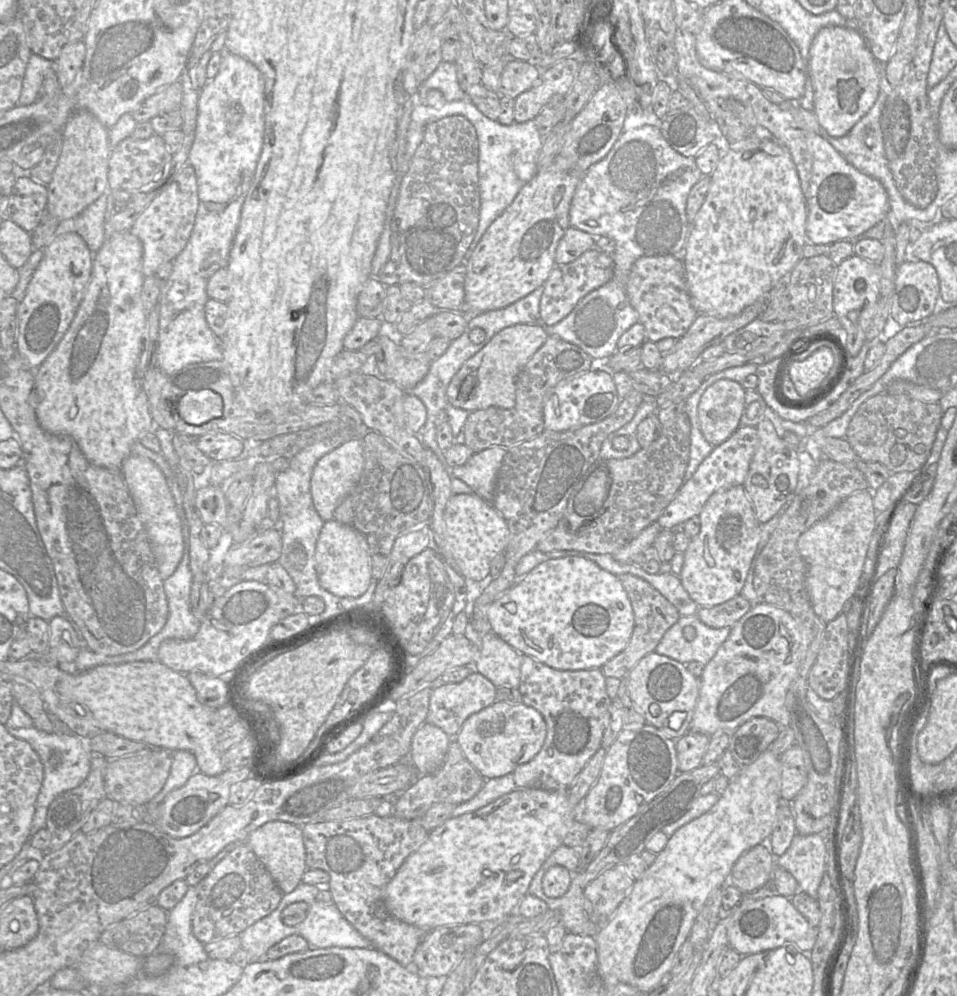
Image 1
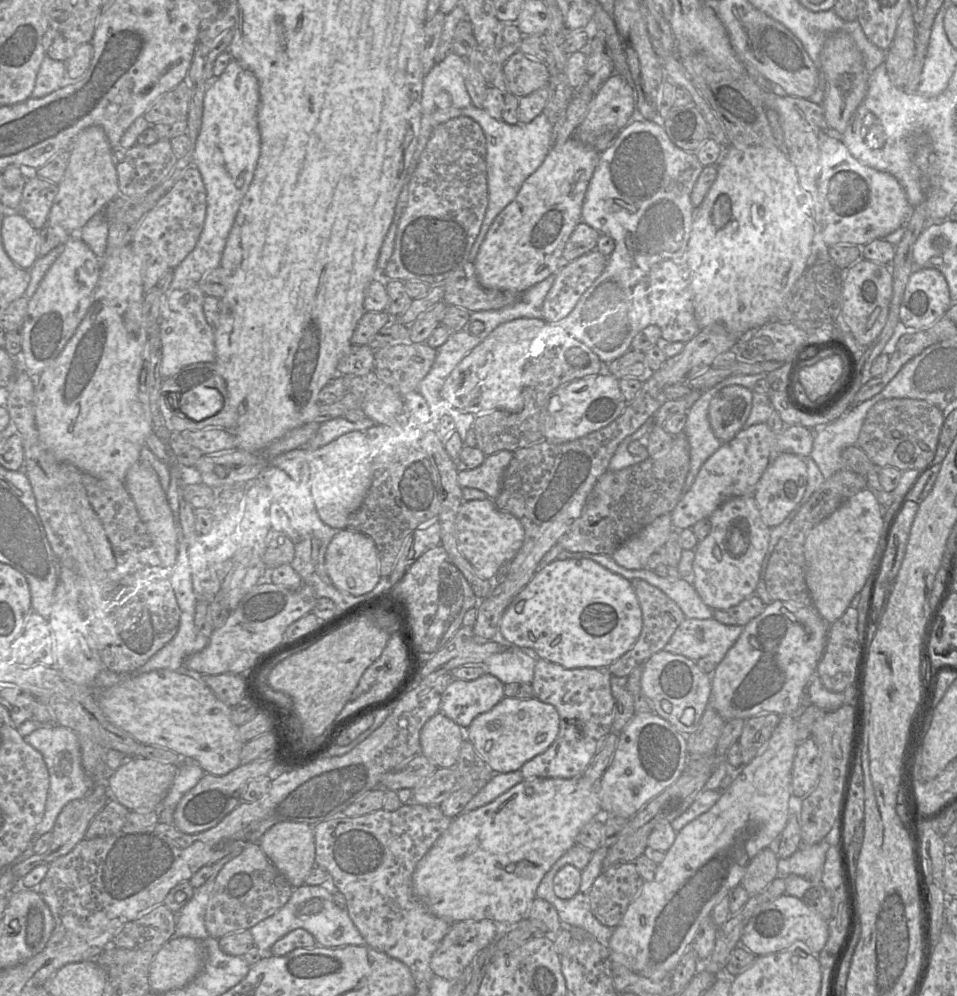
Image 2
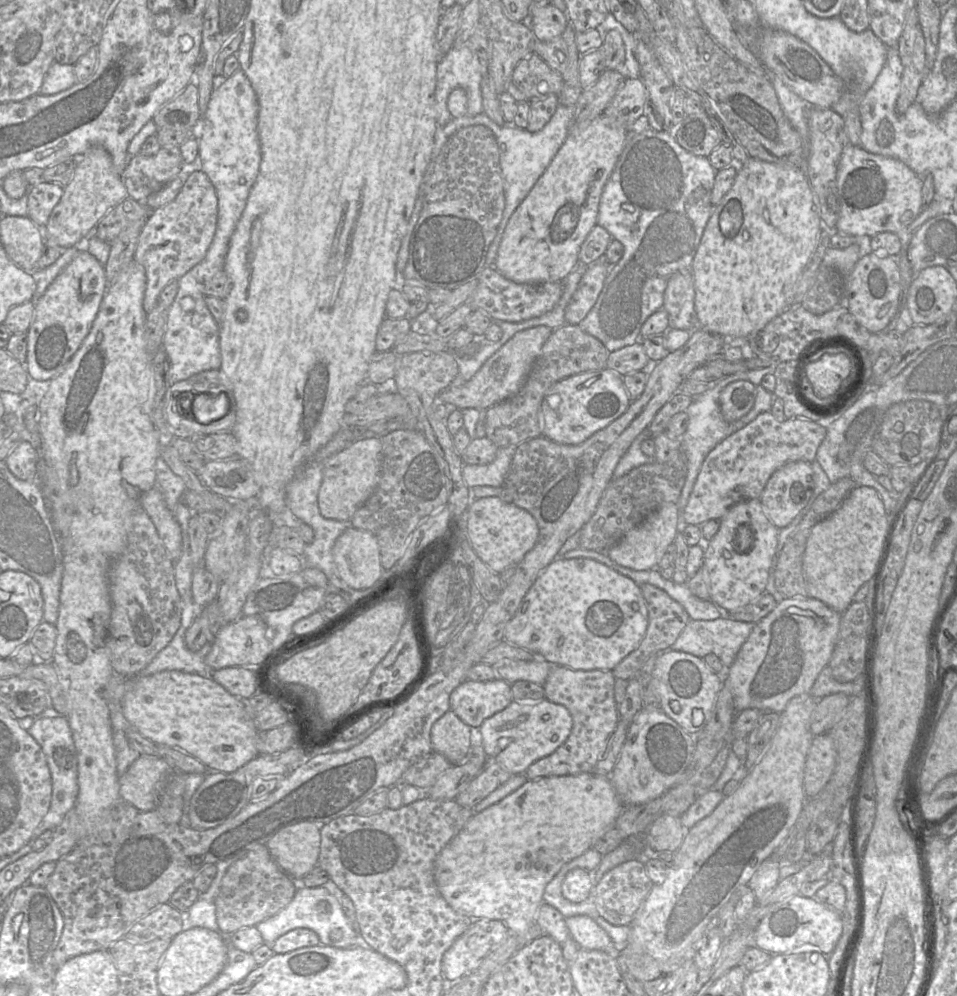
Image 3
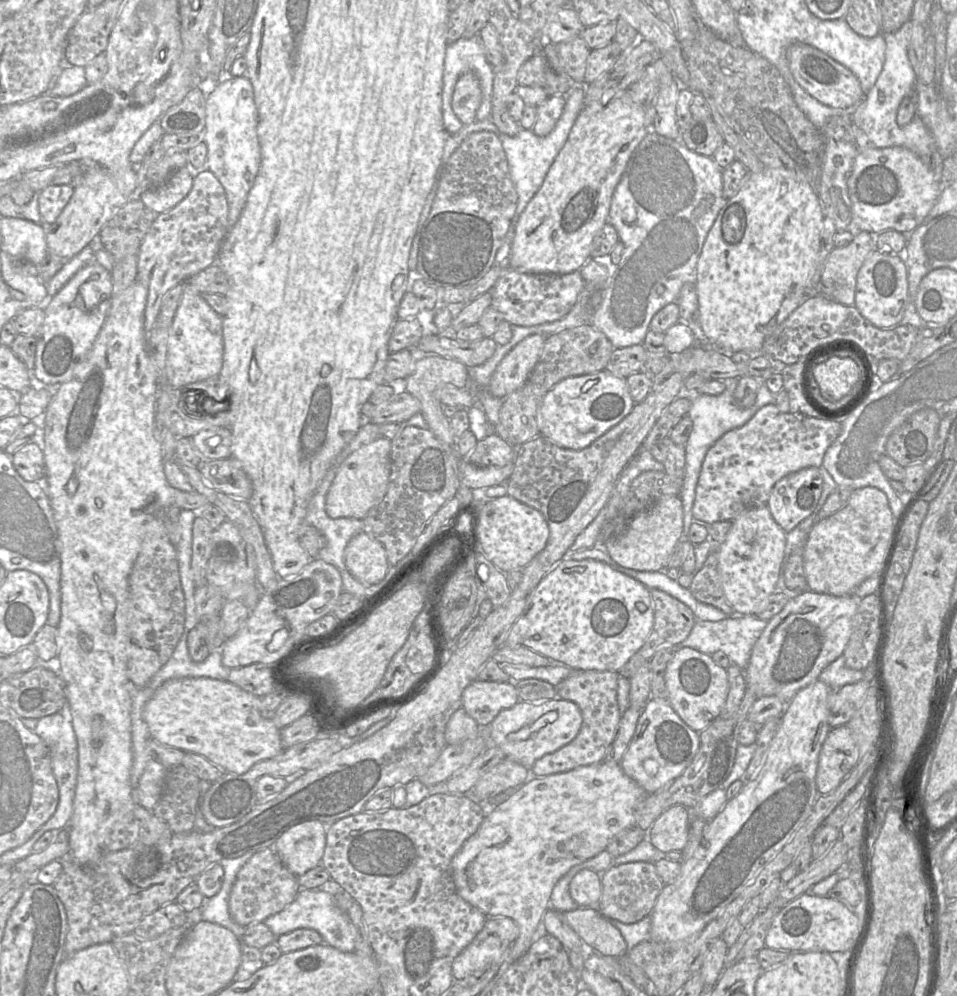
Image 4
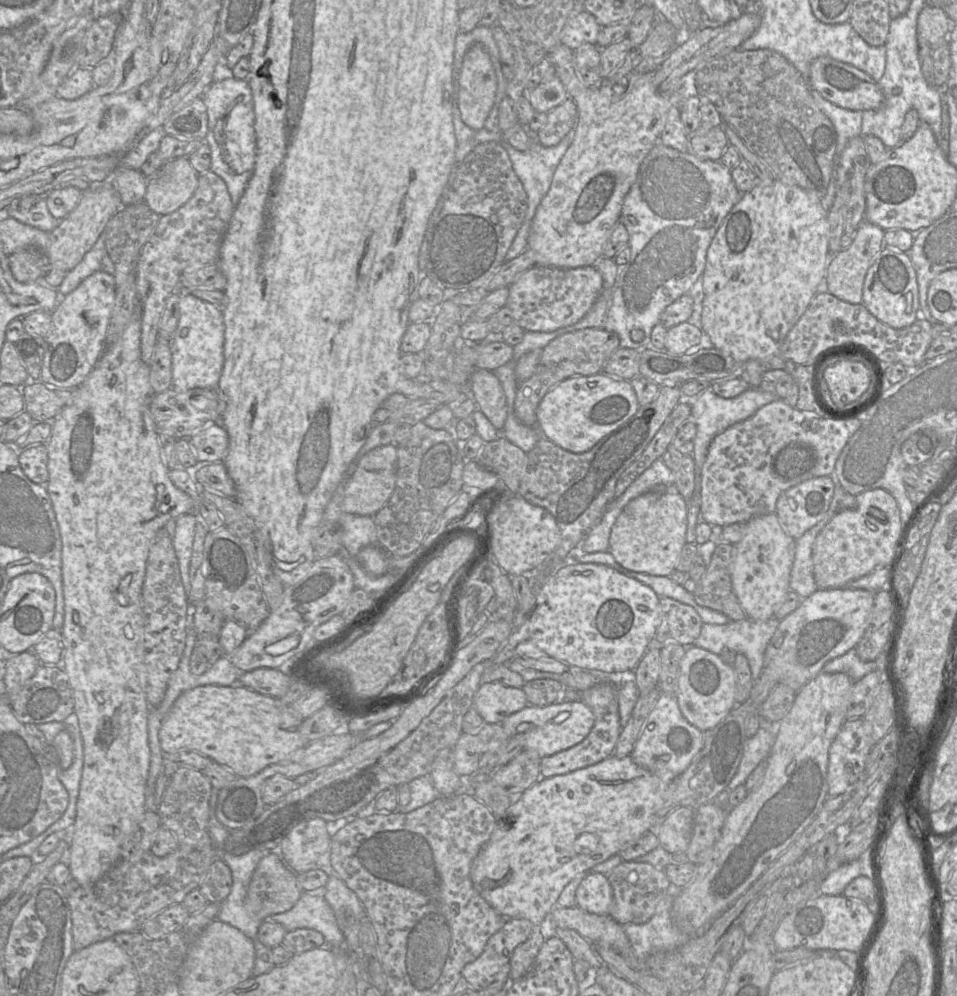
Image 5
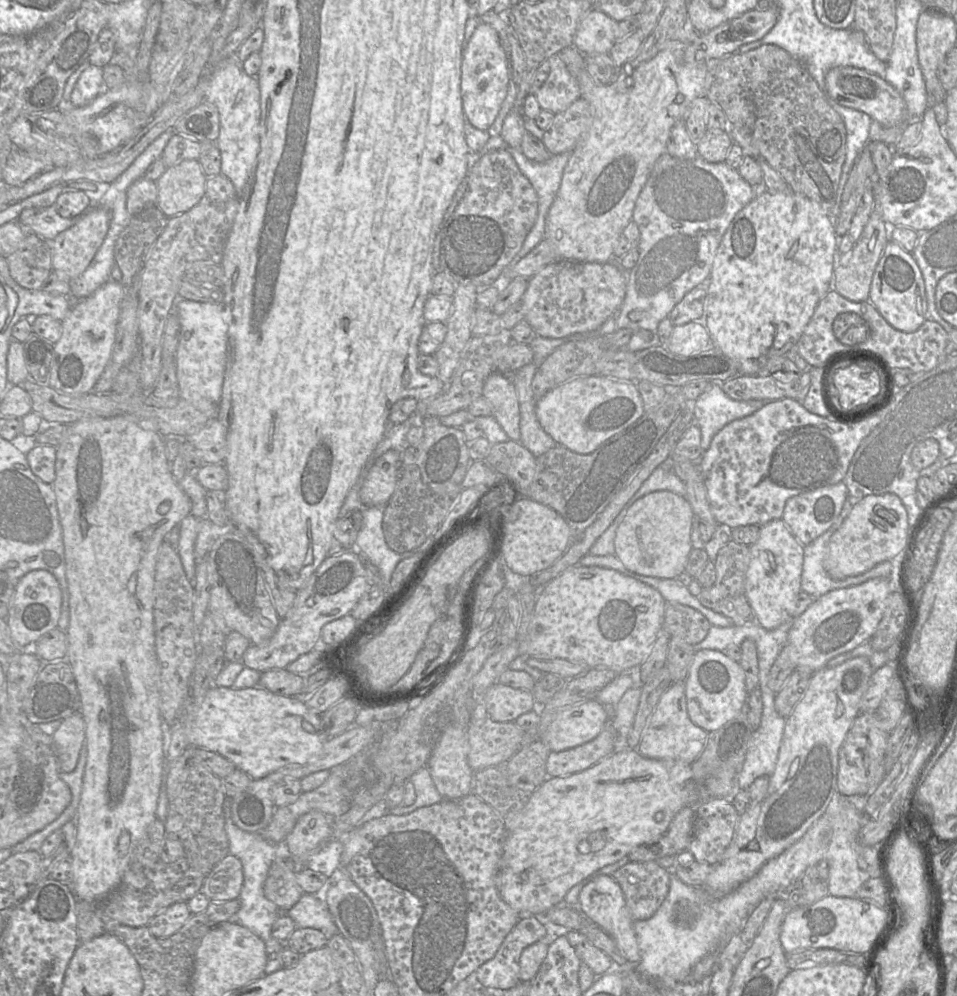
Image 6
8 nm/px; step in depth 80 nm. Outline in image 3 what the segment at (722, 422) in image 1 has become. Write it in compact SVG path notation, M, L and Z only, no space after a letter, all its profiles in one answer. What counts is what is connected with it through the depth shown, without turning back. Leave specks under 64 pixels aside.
M740 380L728 384L720 393L719 406L727 422L735 422L753 407L756 385Z

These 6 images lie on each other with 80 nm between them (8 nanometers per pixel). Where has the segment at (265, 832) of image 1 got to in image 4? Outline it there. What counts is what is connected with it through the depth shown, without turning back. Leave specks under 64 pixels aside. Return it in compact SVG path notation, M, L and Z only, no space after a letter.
M308 820L286 830L274 843L273 850L287 869L300 877L321 865L325 845L325 825Z

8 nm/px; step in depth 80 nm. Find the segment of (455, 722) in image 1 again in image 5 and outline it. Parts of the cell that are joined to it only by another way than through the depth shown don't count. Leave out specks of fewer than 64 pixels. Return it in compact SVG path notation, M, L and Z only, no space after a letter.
M482 682L473 697L472 707L487 724L501 724L513 713L528 705L521 688L507 687L500 683Z

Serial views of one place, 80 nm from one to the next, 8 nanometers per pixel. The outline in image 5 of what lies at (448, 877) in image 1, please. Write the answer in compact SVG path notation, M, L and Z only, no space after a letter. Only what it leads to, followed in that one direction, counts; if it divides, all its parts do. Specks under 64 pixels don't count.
M609 756L608 758L585 768L573 772L556 775L550 778L540 778L530 788L525 790L520 798L512 803L506 812L503 820L498 821L498 825L492 833L488 842L475 857L470 868L470 877L474 888L480 896L501 916L505 918L523 918L531 921L534 928L529 938L517 946L510 959L510 980L517 980L526 975L532 968L536 956L544 943L540 932L540 924L546 915L550 914L557 906L557 900L564 887L579 873L588 872L597 864L600 864L613 855L618 855L619 851L627 847L632 841L638 839L649 830L654 830L662 820L657 820L657 812L664 806L664 793L667 791L670 782L665 782L648 770L638 766L629 756L618 758Z

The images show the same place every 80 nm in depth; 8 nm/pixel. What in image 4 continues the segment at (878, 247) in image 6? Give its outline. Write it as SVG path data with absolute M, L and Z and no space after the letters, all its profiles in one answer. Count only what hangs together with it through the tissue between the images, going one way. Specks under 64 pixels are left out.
M861 231L845 247L834 248L825 262L818 295L830 298L846 306L855 303L857 274L866 258L877 250L878 234Z

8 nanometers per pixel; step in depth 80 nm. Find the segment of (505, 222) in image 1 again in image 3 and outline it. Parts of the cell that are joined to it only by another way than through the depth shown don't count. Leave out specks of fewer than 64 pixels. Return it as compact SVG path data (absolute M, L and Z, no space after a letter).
M601 114L588 123L572 124L552 161L511 215L502 235L494 268L516 283L561 282L579 263L581 244L597 225L598 207L603 188L625 146L628 130Z

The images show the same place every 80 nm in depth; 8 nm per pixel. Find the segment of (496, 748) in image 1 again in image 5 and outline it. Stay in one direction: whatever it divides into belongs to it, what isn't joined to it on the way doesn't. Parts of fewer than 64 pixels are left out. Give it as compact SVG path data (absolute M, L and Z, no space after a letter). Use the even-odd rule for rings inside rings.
M563 701L536 707L527 705L522 710L506 717L501 723L509 738L517 738L524 750L534 751L541 758L554 755L582 742L594 725L594 715L591 709L580 701ZM522 723L528 723L530 728L525 733L519 733Z

